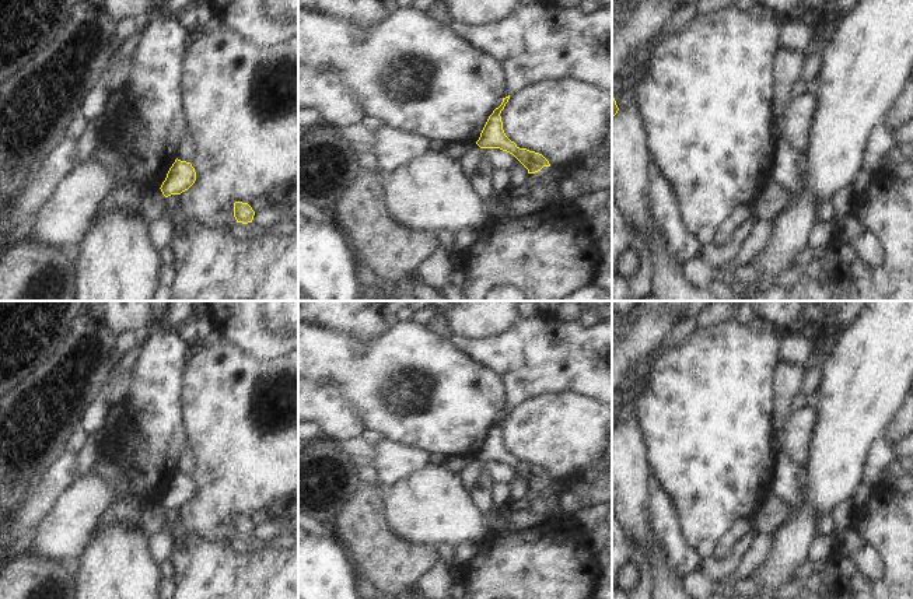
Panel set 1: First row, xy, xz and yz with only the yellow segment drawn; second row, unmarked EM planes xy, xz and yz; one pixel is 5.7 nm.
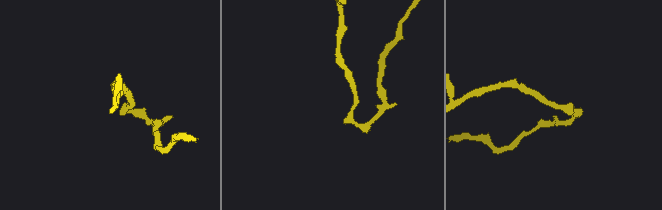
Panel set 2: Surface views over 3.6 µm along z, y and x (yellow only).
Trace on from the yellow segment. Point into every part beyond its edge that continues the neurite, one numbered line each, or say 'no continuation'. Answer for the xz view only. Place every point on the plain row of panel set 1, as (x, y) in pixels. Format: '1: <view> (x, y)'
no continuation

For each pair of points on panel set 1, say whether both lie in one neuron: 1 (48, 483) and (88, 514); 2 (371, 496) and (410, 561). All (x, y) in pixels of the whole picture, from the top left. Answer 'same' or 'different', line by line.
1: different
2: same

